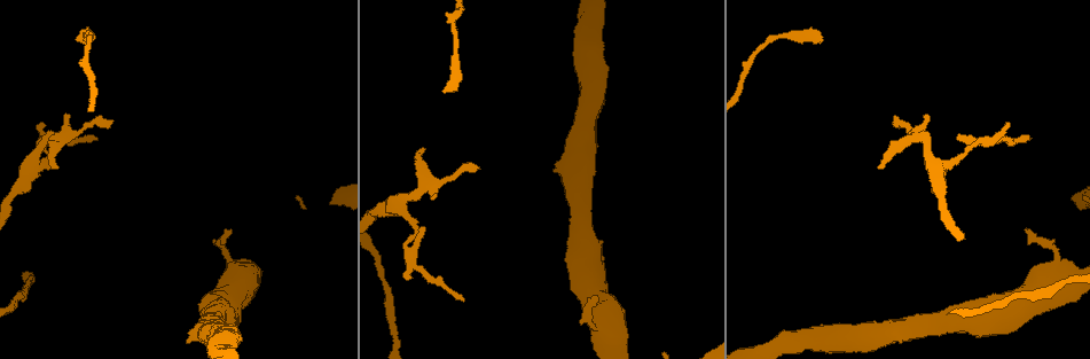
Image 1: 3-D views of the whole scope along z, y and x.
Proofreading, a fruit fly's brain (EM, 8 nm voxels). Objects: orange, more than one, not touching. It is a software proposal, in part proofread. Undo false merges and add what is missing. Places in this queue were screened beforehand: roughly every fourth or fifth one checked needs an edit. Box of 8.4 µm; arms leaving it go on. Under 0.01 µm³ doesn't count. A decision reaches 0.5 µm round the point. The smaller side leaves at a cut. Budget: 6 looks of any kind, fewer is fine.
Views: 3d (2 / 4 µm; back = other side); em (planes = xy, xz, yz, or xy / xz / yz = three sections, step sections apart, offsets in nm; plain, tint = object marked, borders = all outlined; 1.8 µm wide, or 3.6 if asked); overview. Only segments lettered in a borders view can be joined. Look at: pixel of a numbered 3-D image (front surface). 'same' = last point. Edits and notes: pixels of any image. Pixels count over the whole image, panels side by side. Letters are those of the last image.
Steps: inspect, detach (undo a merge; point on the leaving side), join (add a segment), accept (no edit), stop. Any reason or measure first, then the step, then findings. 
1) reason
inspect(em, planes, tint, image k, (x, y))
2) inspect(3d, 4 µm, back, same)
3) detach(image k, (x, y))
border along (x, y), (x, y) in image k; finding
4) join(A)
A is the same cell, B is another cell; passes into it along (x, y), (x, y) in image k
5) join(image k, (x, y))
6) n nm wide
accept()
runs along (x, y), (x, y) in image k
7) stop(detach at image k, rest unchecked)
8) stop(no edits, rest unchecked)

thin end
inspect(3d, 2 µm, back, image 1, (899, 120))

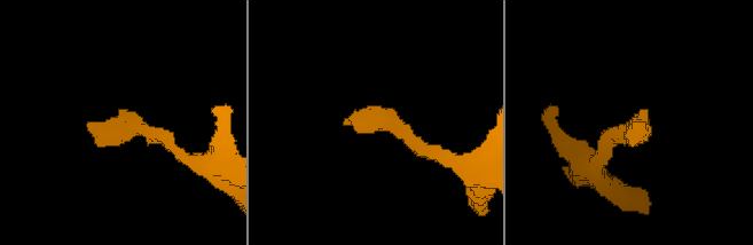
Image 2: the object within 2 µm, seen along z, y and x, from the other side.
inspect(em, planes, borders, image 2, (343, 121))

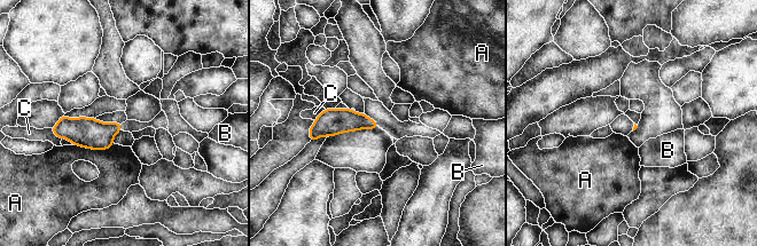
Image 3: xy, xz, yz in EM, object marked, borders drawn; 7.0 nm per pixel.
A touches over 300 nm
accept()
A, B and C are other cells; none of them fits

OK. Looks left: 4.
an open end
inspect(3d, 2 µm, image 1, (424, 148))

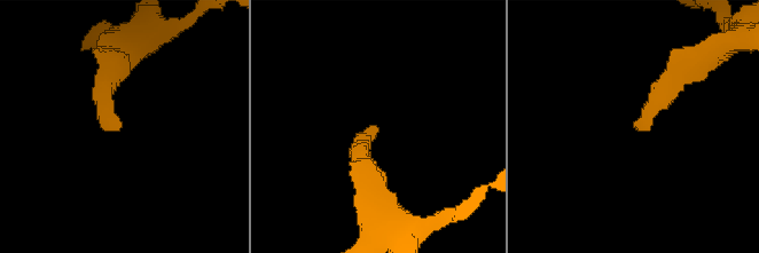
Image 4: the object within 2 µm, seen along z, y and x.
shape alone is not enough
inspect(em, planes, borders, image 4, (638, 126))

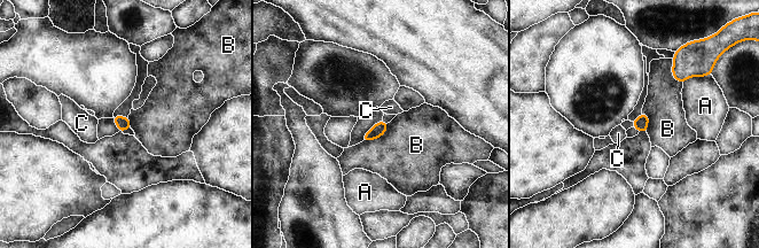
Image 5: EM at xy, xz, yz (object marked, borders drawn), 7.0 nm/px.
B touches over 220 nm
accept()
A, B and C are other cells; no lettered segment goes on from it

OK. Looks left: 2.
stop(no edits, rest unchecked)

